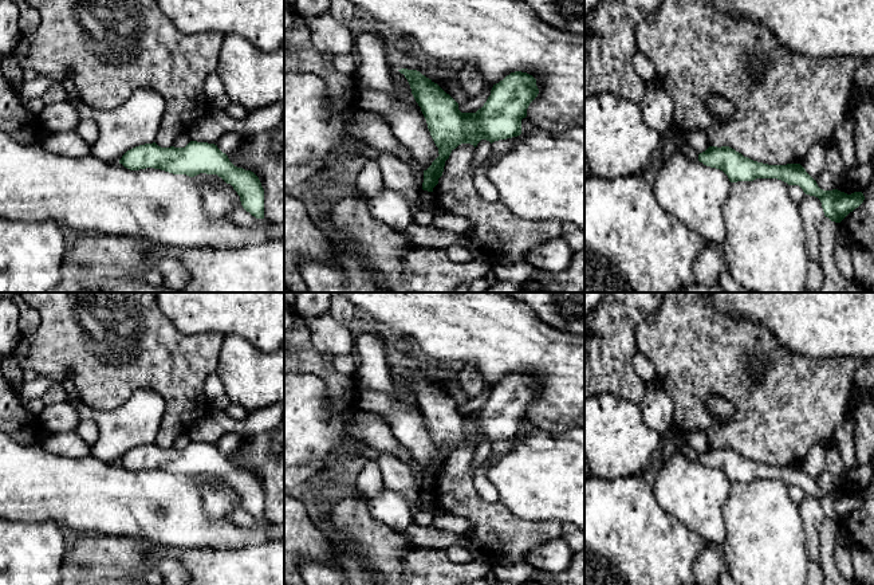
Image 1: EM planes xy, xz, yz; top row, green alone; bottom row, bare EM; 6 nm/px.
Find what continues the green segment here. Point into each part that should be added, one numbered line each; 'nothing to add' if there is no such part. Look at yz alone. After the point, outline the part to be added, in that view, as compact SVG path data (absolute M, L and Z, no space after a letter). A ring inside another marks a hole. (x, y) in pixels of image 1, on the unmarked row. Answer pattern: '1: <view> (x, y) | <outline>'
nothing to add

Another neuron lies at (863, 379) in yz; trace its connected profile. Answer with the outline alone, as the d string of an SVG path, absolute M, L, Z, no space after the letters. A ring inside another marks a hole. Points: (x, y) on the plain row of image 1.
M874 358L863 361L854 377L854 385L861 389L874 386Z

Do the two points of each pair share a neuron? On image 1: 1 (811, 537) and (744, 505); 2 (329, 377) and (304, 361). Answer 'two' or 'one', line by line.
1: two
2: one

